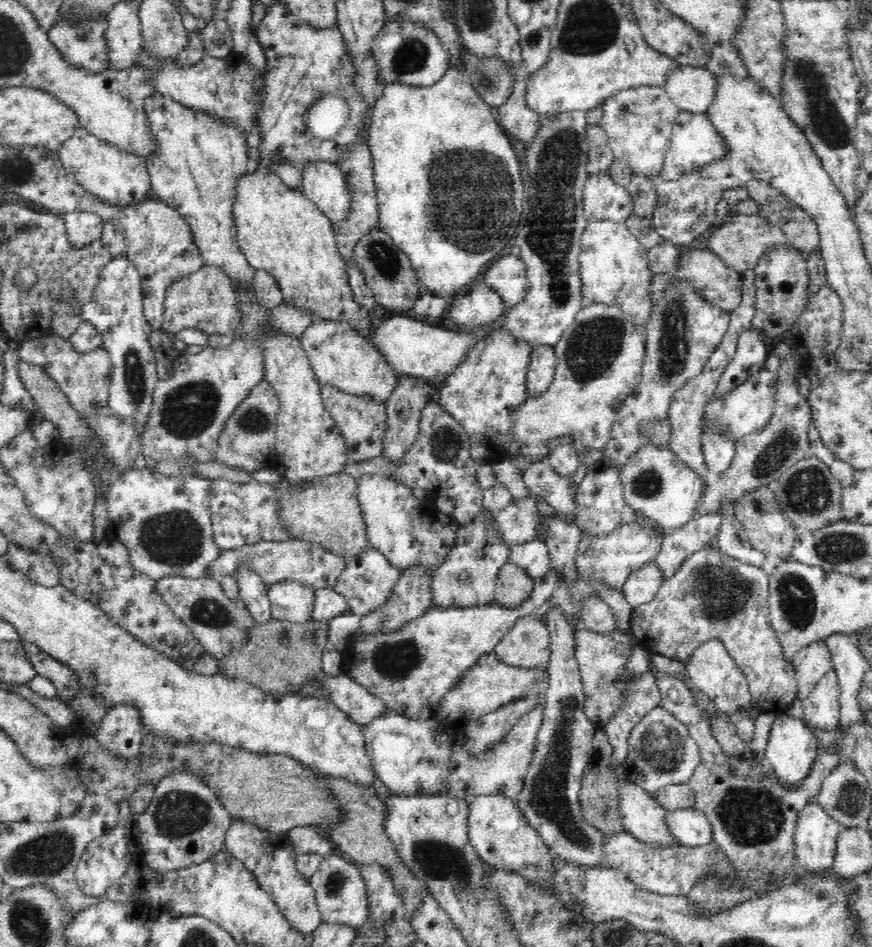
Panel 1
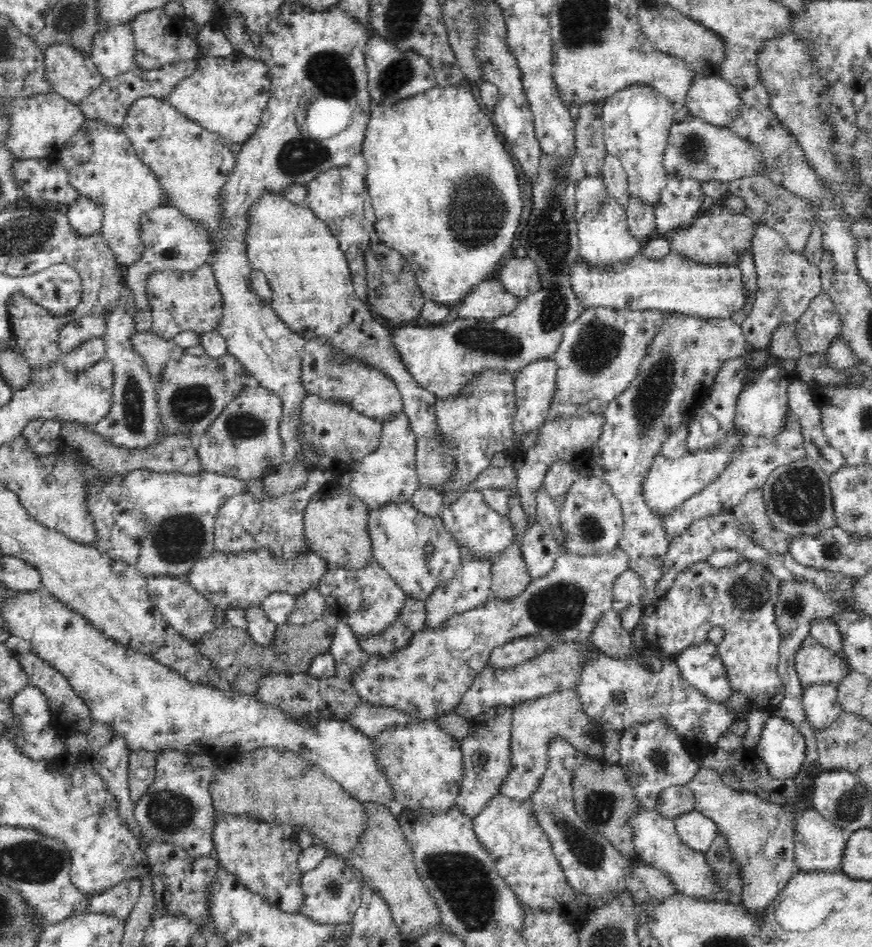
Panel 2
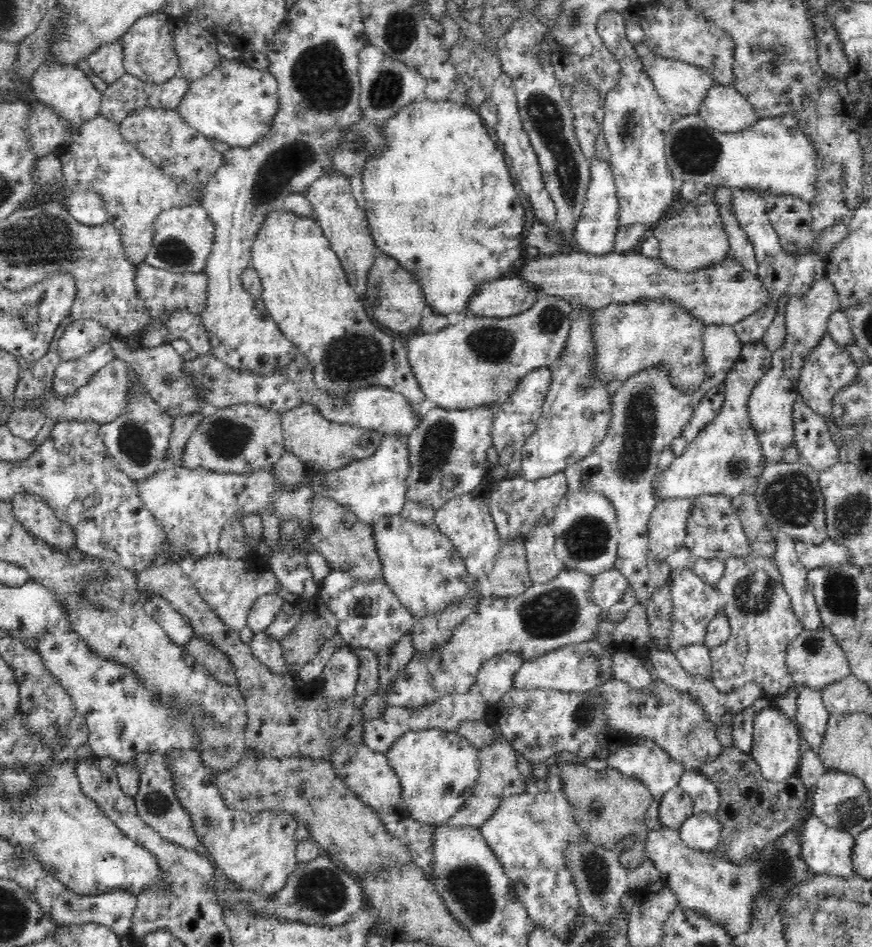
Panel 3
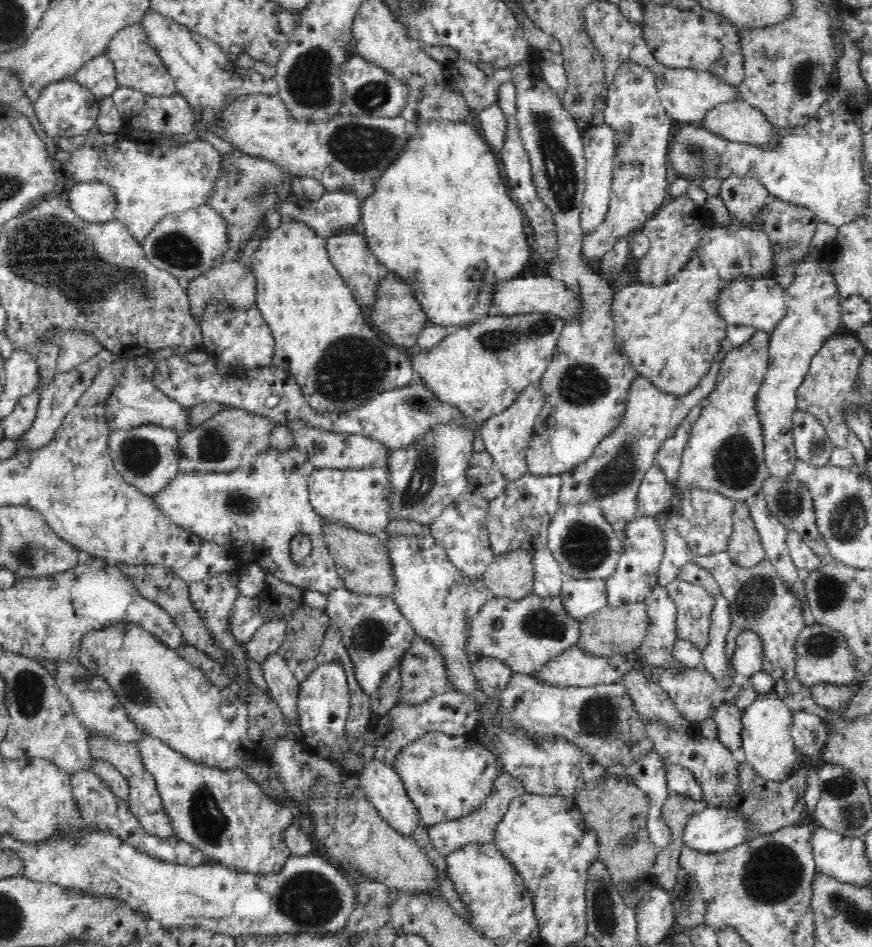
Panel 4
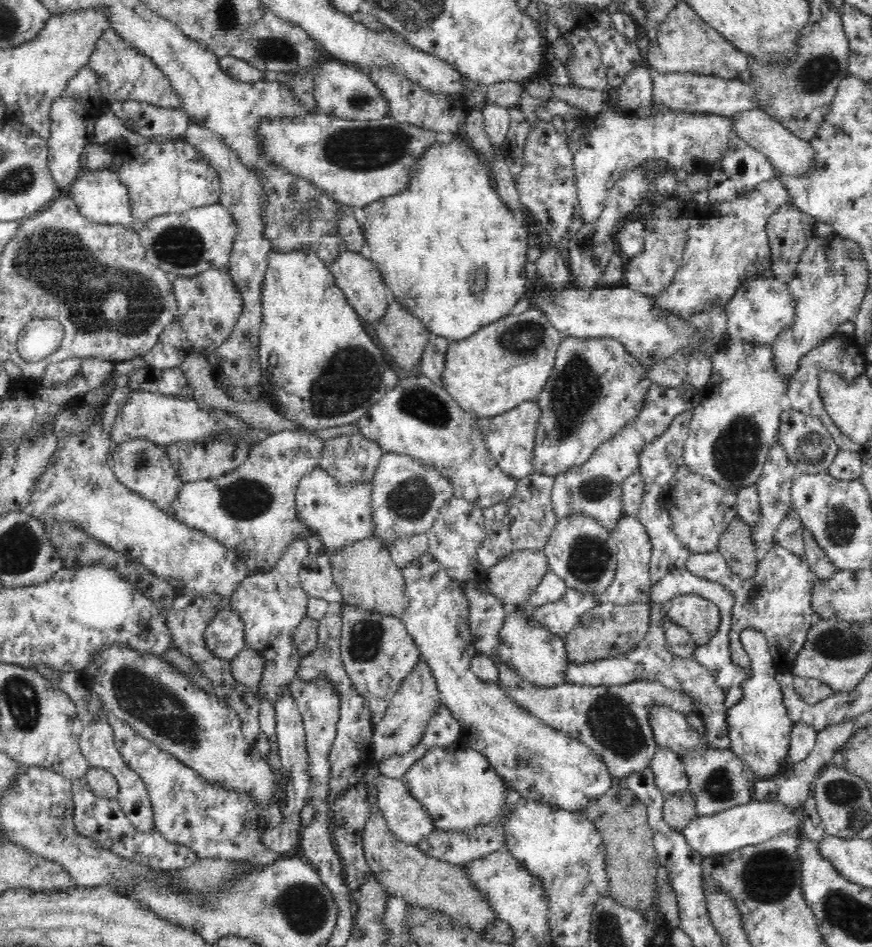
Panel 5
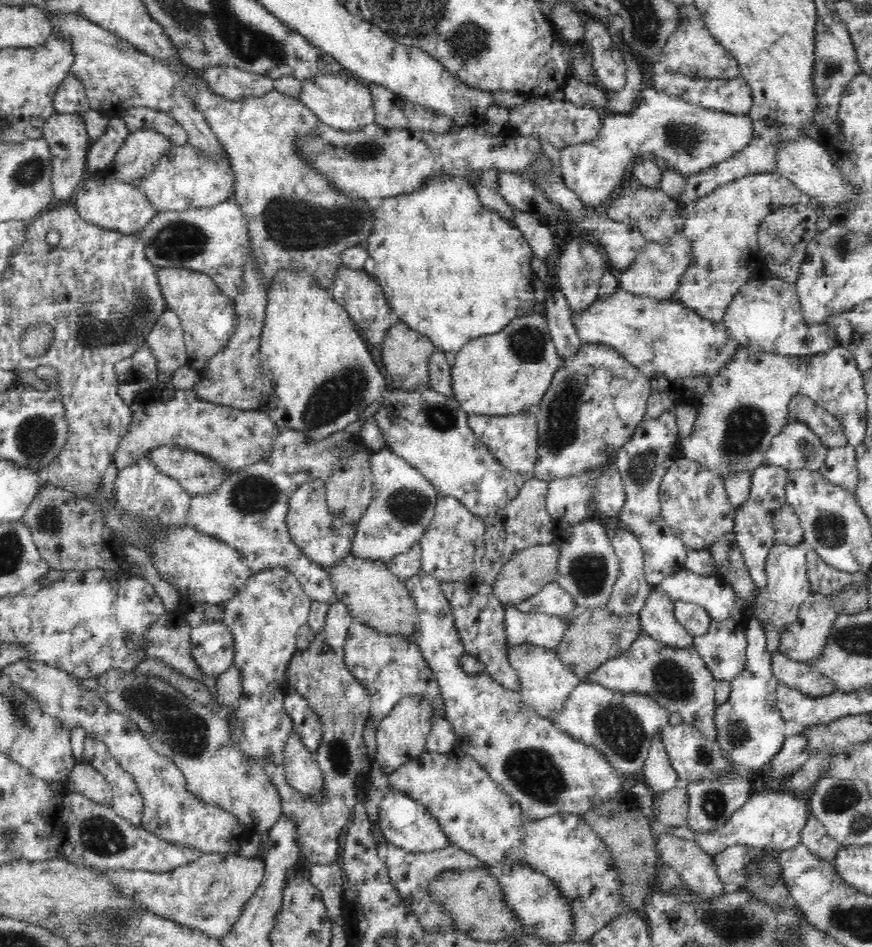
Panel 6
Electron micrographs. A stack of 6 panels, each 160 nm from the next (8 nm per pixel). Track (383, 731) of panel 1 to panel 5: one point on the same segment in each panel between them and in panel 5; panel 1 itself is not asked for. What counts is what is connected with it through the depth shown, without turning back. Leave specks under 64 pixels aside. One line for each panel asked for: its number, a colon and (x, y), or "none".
2: (424, 766)
3: (437, 769)
4: (446, 777)
5: (459, 788)

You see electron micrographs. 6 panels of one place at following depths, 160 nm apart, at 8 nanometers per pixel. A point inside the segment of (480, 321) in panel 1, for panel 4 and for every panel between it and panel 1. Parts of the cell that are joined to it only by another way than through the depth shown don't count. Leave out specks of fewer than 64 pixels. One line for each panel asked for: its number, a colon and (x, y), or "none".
2: (489, 300)
3: (506, 297)
4: (524, 295)

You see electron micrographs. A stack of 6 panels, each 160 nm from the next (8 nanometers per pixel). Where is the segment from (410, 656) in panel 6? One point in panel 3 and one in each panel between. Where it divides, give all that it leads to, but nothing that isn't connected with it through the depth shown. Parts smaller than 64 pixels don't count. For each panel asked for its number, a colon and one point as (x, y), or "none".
3: (370, 616)
4: (376, 633)
5: (377, 651)

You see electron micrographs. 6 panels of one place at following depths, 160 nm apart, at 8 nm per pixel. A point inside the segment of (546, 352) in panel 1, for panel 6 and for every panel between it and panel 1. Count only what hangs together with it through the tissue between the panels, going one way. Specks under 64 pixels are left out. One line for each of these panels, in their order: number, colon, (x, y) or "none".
2: (536, 383)
3: (516, 419)
4: (506, 435)
5: (510, 437)
6: (512, 439)

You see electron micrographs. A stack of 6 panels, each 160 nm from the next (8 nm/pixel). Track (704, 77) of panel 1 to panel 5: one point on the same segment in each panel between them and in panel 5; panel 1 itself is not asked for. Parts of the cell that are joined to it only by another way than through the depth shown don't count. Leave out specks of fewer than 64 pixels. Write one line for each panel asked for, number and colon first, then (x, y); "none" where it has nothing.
2: (710, 97)
3: (723, 108)
4: (734, 119)
5: (755, 128)

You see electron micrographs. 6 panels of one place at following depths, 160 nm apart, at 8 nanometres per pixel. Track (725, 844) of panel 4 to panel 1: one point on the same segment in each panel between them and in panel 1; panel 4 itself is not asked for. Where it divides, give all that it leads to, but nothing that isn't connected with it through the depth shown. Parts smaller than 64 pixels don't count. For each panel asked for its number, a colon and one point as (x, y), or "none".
1: (688, 826)
2: (696, 830)
3: (701, 831)

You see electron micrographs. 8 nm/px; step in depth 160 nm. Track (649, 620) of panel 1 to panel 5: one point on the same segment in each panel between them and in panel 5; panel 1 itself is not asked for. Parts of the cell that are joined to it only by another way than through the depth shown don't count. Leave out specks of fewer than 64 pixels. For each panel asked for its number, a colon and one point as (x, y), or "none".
2: (740, 599)
3: (751, 593)
4: (760, 602)
5: (776, 601)

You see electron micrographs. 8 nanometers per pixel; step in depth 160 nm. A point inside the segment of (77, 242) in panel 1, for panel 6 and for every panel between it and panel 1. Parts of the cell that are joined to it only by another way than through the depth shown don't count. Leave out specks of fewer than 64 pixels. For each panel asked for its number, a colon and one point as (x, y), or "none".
2: (85, 216)
3: (86, 207)
4: (93, 202)
5: (99, 195)
6: (104, 201)

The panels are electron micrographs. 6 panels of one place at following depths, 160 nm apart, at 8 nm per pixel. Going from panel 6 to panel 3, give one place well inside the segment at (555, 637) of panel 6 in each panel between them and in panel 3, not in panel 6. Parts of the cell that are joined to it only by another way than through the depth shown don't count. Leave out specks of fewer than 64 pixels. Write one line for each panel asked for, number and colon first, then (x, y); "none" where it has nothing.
3: (610, 586)
4: (582, 596)
5: (562, 616)

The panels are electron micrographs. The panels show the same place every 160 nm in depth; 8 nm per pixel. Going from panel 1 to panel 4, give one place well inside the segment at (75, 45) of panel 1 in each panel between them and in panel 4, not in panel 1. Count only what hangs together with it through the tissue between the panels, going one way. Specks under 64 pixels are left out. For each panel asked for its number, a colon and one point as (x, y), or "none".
2: (74, 74)
3: (68, 89)
4: (65, 108)

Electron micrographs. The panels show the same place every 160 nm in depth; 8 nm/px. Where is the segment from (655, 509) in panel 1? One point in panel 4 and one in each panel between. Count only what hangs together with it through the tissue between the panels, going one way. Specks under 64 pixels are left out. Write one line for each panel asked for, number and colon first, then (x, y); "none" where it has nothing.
2: (668, 483)
3: (724, 458)
4: (725, 453)

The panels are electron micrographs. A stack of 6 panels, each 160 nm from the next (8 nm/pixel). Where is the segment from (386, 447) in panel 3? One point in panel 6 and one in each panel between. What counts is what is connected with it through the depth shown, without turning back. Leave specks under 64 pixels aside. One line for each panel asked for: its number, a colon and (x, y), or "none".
4: (360, 497)
5: (337, 513)
6: (324, 537)

